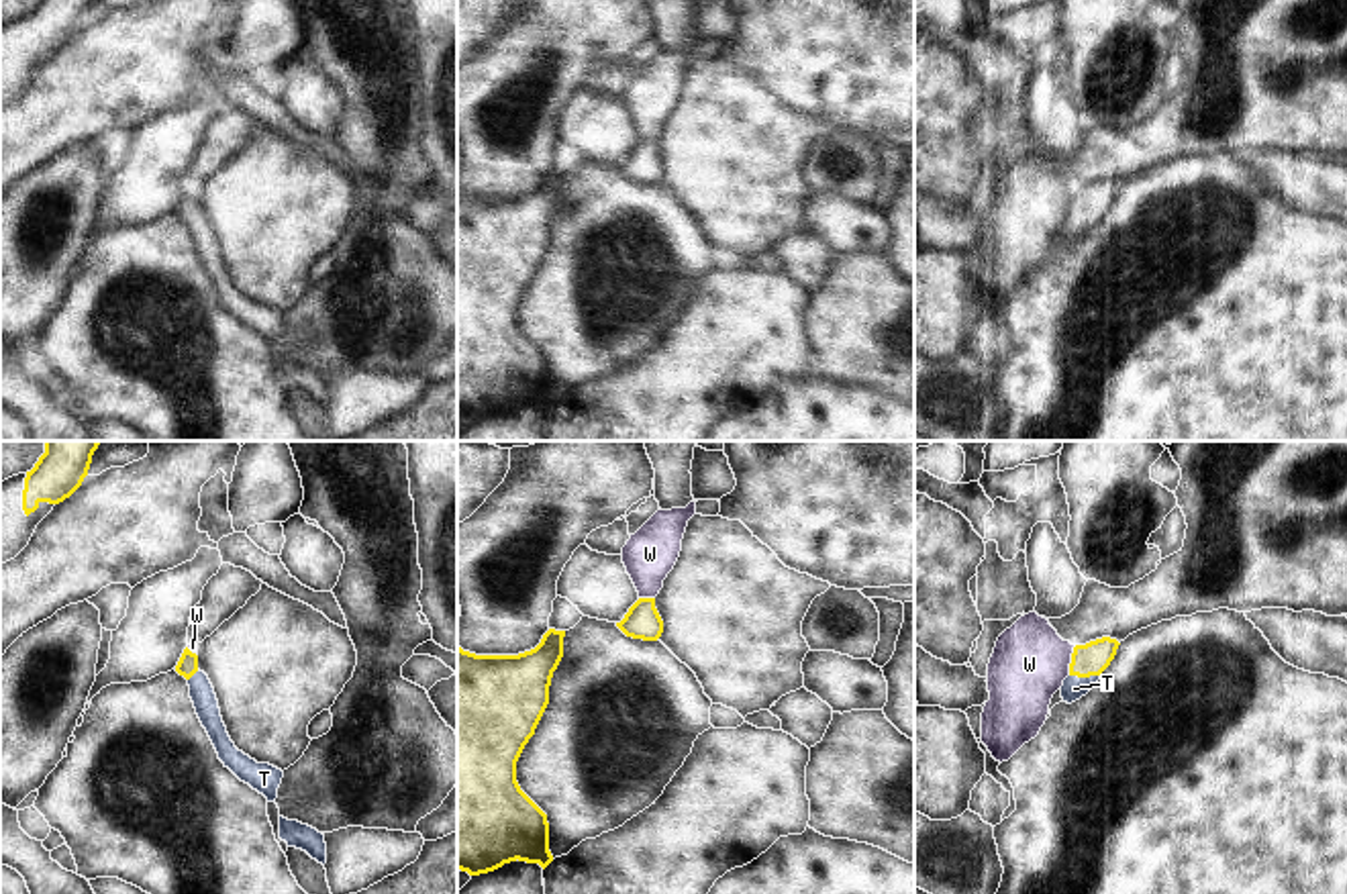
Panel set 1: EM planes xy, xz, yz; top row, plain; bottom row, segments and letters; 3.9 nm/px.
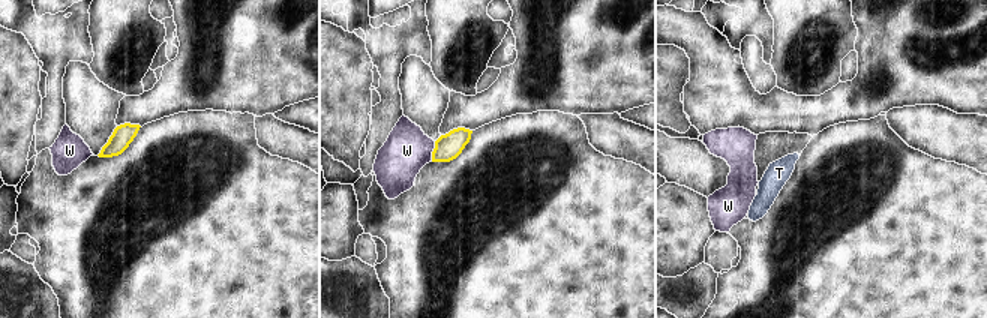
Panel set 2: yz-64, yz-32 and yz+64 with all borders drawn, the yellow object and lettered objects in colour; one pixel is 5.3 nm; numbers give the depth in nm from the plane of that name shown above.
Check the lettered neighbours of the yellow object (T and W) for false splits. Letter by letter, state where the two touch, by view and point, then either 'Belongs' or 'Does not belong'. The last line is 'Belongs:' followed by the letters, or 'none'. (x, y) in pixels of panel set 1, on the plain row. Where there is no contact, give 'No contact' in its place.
T: Touches yellow at yz (1084, 219). Belongs
W: Touches yellow at yz (1072, 203). Does not belong
Belongs: T.

